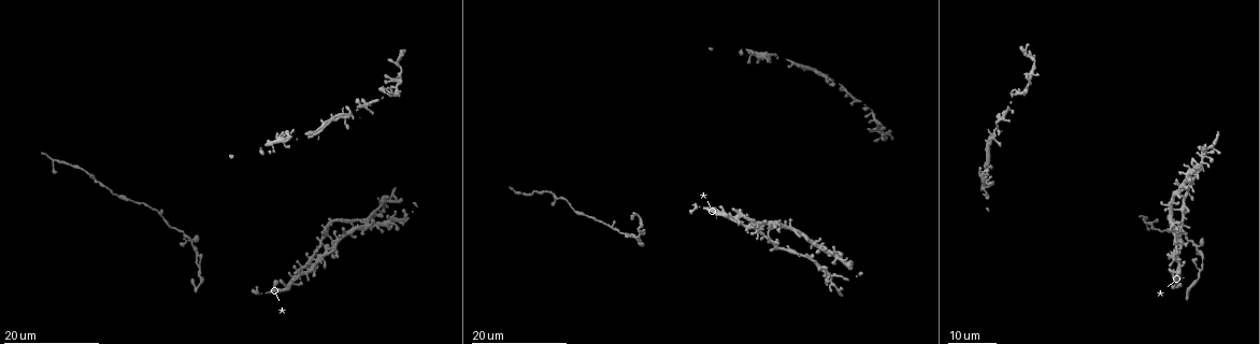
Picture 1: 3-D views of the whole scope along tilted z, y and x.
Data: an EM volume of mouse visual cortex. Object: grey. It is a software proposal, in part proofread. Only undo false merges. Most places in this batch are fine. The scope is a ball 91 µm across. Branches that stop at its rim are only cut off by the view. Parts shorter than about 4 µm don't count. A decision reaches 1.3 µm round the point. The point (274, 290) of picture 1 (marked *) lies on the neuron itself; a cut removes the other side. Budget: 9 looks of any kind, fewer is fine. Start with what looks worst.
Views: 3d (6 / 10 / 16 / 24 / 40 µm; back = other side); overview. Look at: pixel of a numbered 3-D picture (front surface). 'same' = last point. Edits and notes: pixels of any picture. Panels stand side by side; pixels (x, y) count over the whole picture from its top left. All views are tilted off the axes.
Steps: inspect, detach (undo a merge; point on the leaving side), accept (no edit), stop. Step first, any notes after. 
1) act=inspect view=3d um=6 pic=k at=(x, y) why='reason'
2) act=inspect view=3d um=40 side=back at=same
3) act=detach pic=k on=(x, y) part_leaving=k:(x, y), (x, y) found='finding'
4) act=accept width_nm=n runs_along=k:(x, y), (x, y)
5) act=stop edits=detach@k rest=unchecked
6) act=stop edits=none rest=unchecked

act=inspect view=3d um=16 pic=1 at=(160, 216) why='three-way junction'

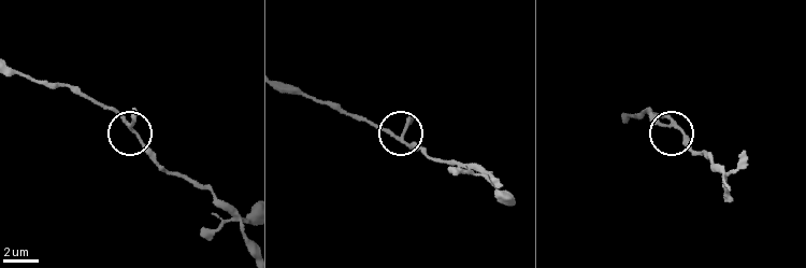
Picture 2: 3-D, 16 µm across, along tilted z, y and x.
act=inspect view=3d um=6 pic=2 at=(665, 125)

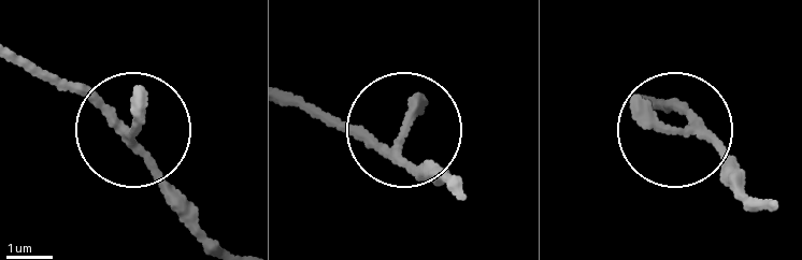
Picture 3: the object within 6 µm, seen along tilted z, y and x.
act=accept arms=3 runs_along=3:(455, 183), (400, 140), (335, 128) found='continuous, no second neuron'

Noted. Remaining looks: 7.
act=inspect view=3d um=16 pic=1 at=(311, 258) why='three arms meet'

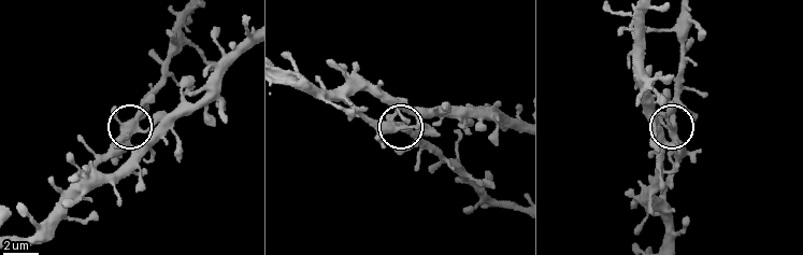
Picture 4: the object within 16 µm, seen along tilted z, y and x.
act=inspect view=3d um=10 pic=4 at=(139, 128)

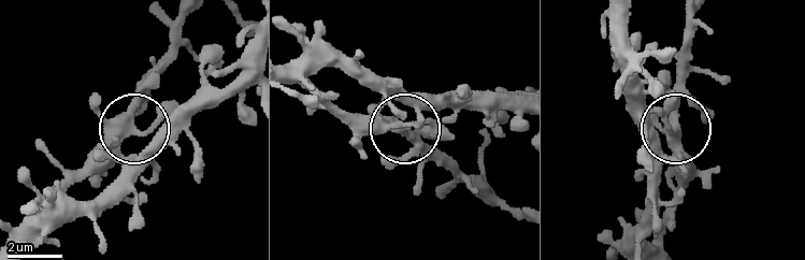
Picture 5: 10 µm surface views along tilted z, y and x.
act=accept side_arm_um=32 runs_along=5:(16, 231), (128, 129), (152, 57) found='continuous, no second neuron'

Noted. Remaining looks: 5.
act=inspect view=3d um=24 pic=1 at=(345, 231) why='three arms meet'

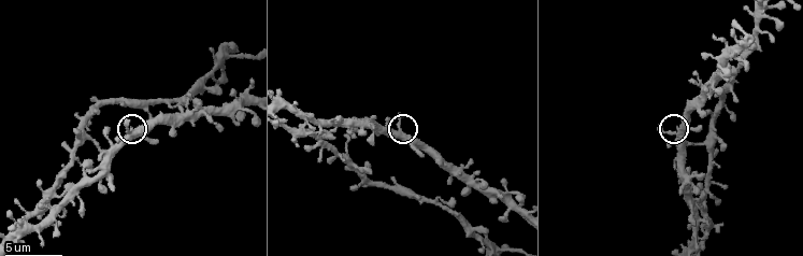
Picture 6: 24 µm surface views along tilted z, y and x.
act=inspect view=3d um=6 pic=6 at=(397, 126)

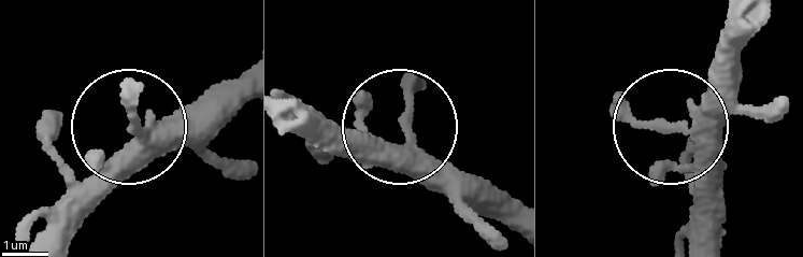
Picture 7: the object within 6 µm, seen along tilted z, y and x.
act=accept width_nm=280 found='continuous, no second neuron'

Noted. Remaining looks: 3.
act=inspect view=3d um=24 pic=1 at=(1197, 247) why='side arm on a straight run'

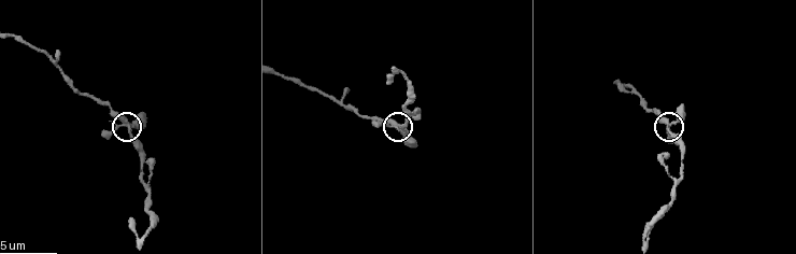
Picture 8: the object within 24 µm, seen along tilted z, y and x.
act=inspect view=3d um=6 pic=8 at=(669, 129) why='zoom in'

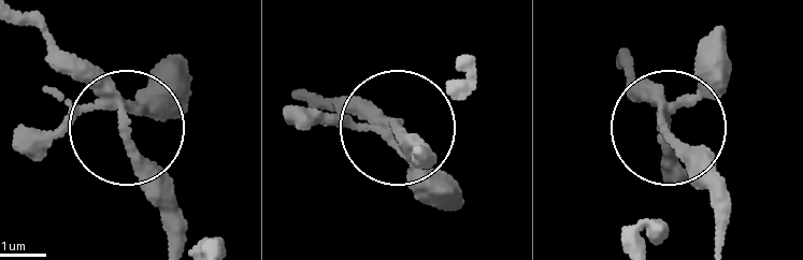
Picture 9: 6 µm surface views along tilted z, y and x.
act=accept arms=3 found='one neuron here'

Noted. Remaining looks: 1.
act=stop edits=none rest=unchecked

